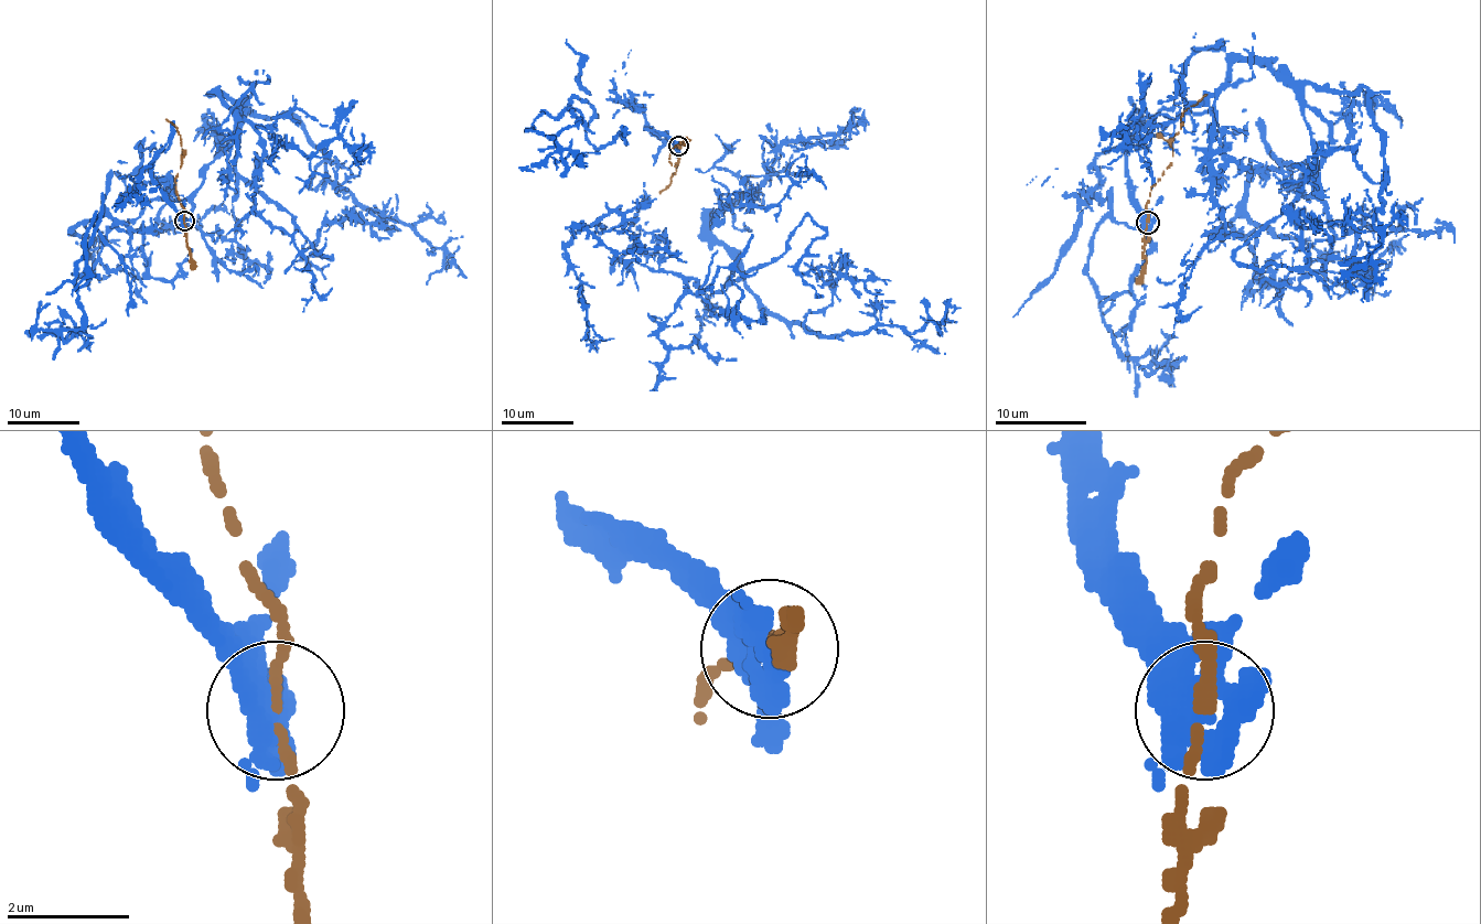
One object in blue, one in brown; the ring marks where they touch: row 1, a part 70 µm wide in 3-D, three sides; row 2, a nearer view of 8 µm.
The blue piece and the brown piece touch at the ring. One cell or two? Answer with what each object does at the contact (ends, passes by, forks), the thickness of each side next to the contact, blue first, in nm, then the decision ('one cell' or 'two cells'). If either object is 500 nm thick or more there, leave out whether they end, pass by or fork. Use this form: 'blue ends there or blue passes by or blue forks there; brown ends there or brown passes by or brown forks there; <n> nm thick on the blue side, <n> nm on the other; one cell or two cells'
blue forks there; brown passes by; 400 nm thick on the blue side, 180 nm on the other; two cells

